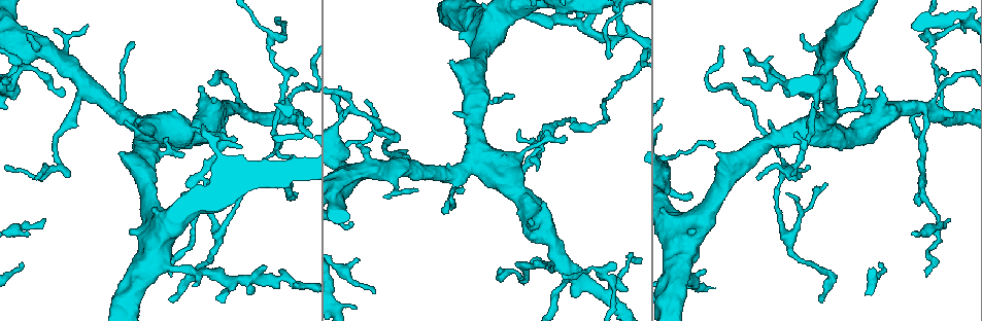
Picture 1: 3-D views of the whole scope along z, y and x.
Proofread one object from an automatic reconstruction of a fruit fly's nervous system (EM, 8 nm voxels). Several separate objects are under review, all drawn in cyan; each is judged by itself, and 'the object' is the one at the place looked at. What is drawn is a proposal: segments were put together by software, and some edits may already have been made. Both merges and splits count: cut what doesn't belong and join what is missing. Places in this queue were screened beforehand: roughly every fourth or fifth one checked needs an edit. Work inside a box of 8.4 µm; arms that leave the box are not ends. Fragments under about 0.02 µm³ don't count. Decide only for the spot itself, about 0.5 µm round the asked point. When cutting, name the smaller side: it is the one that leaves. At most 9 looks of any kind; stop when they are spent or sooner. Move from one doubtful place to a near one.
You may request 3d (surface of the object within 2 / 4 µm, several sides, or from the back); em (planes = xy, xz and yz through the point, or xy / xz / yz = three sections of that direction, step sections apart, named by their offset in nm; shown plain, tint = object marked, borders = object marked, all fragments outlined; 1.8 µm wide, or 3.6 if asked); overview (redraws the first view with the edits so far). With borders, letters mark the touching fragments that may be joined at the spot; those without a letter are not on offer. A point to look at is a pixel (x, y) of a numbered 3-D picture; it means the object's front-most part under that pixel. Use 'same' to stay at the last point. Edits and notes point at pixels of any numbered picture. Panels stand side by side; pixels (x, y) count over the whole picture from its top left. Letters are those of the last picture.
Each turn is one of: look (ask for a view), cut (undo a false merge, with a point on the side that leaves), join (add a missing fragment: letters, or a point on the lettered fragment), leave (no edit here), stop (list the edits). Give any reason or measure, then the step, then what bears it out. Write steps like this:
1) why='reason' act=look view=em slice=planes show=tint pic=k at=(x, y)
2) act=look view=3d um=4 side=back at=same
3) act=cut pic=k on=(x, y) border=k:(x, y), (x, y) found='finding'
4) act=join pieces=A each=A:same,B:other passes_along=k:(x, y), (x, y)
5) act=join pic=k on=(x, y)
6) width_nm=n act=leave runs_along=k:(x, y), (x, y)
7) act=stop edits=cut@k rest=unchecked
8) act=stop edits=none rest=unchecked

why='a fork' act=look view=em slice=planes show=tint pic=1 at=(600, 275)

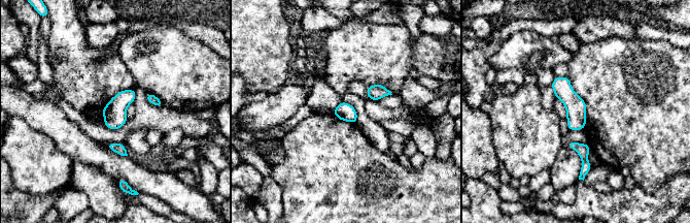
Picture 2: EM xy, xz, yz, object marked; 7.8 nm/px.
act=look view=em slice=planes show=borders at=same

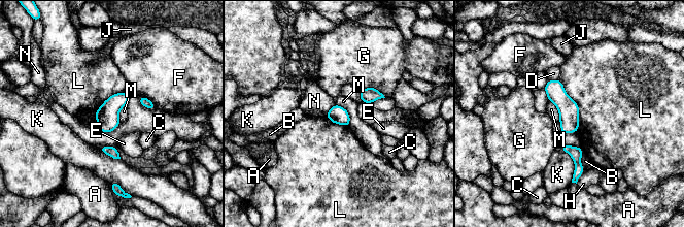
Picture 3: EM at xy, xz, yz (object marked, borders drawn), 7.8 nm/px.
act=leave each=A:other,B:other,C:other,D:other,E:other,F:other,G:other,H:other,J:other,K:other,L:other,M:other,N:other border=3:(559, 79), (578, 105), (577, 132) found='continuous, no second cell'

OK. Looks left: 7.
why='an open end' act=look view=3d um=2 side=back pic=1 at=(818, 300)

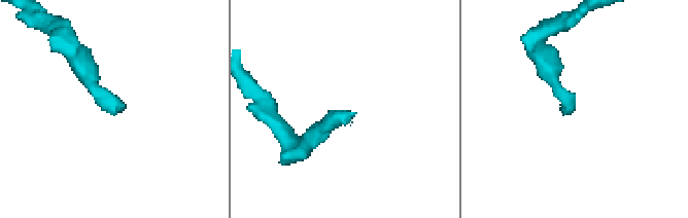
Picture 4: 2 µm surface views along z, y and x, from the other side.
why='shape alone is not enough' act=look view=em slice=planes show=tint pic=4 at=(125, 107)

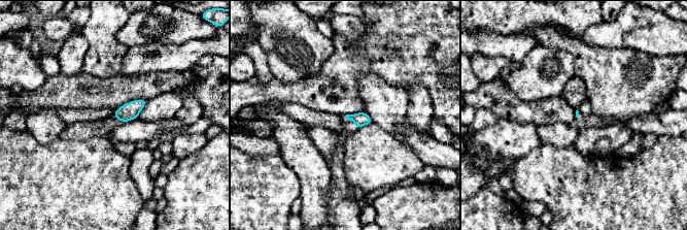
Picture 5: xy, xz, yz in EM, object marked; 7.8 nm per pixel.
act=look view=em slice=planes show=borders at=same

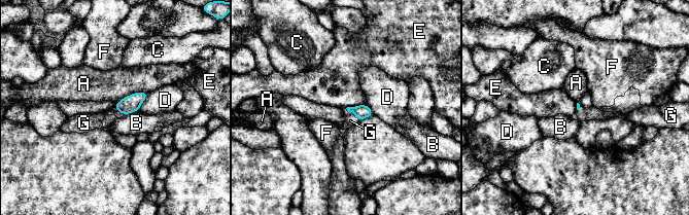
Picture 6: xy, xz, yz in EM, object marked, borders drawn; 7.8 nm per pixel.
act=join pieces=G each=A:other,B:other,C:other,D:other,E:other,F:other,G:same found='it goes on there'

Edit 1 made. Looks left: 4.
why='free end' act=look view=em um=3.6 slice=planes show=borders pic=1 at=(927, 275)

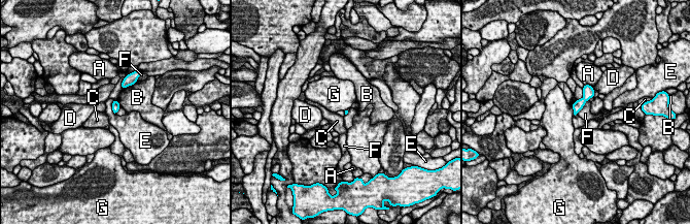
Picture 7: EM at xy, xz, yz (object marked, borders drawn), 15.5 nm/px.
longest_contact=F:300nm act=leave each=A:other,B:other,C:other,D:other,E:other,F:other,G:other border=7:(588, 99), (577, 114) found='none of them fits'

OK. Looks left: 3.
why='an open end' act=look view=3d um=2 pic=1 at=(686, 196)

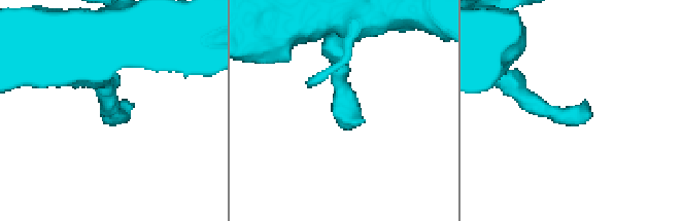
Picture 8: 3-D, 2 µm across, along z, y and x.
act=look view=em slice=planes show=plain pic=8 at=(360, 114)

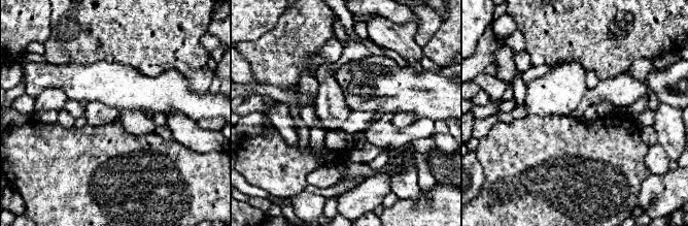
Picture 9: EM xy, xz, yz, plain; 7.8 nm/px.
act=look view=em slice=planes show=borders at=same

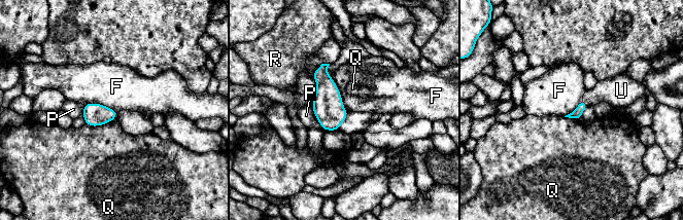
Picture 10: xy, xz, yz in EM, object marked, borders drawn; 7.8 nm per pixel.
longest_contact=F:320nm act=join pieces=U each=F:other,P:other,Q:other,R:other,U:same passes_along=10:(576, 114), (585, 102), (615, 90) found='it goes on there'

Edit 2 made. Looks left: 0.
act=stop edits=join@6,join@10 rest=unchecked

